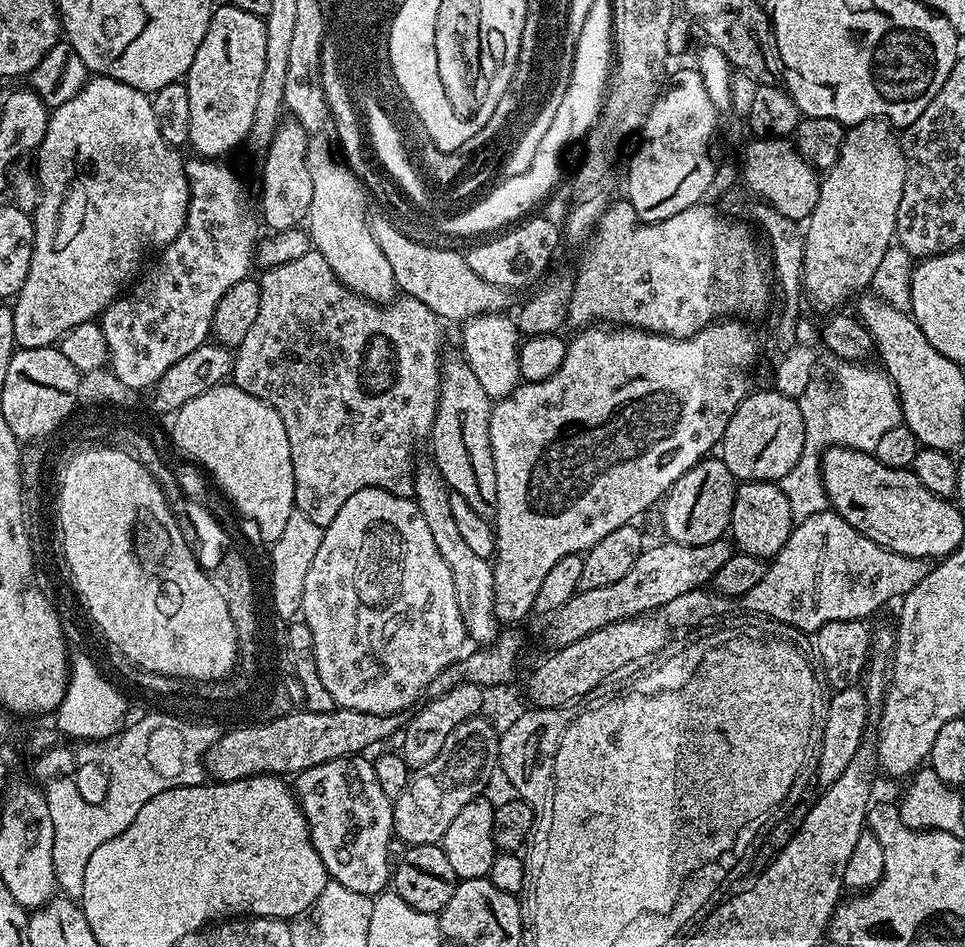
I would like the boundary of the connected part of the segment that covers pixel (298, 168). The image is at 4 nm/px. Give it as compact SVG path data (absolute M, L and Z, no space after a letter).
M288 122L276 129L273 140L263 153L264 169L260 172L260 208L264 211L264 224L272 232L285 232L303 225L308 219L310 198L314 198L314 185L310 182L308 169L308 141L310 133L307 128L295 122Z

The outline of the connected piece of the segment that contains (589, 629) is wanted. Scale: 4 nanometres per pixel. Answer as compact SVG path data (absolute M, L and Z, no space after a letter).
M724 538L710 542L706 546L682 546L681 544L674 544L671 542L663 543L664 544L656 544L653 546L653 548L652 545L645 547L644 551L638 554L638 559L634 561L634 566L630 566L629 572L627 572L623 578L618 578L618 582L610 582L610 586L598 586L594 590L578 590L567 600L567 602L563 604L563 606L559 608L559 610L551 613L549 620L552 621L550 621L548 624L548 640L550 643L552 643L552 646L555 646L556 648L565 648L574 642L578 642L578 638L586 638L590 634L594 634L594 630L602 630L602 626L610 626L619 620L634 620L637 618L647 617L649 614L655 613L652 612L655 610L655 608L656 611L662 610L666 606L666 602L671 602L673 598L678 598L678 594L690 594L690 590L711 585L714 578L718 574L718 570L722 570L722 566L726 566L726 562L731 558L734 551L733 545Z

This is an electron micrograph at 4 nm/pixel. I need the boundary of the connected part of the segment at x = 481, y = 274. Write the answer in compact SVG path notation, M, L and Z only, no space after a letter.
M535 216L485 239L488 240L485 244L476 244L472 249L467 249L464 257L470 270L474 270L478 278L505 290L528 287L531 289L549 271L548 263L551 262L552 255L560 244L560 236L562 240L562 232L557 221L555 224L544 216Z

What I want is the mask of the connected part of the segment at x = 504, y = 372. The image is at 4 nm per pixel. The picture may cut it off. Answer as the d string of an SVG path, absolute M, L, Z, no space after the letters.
M487 312L463 321L462 328L464 328L462 355L477 375L478 382L482 382L482 390L486 390L486 394L493 402L509 396L522 382L518 370L522 337L515 319L504 312Z

